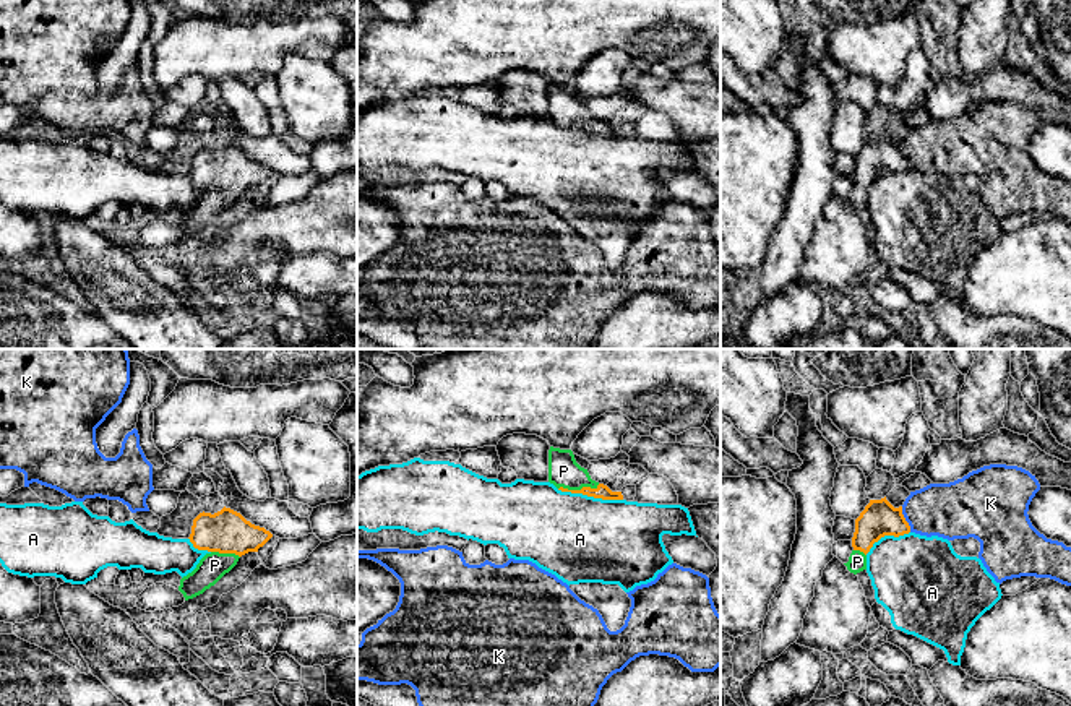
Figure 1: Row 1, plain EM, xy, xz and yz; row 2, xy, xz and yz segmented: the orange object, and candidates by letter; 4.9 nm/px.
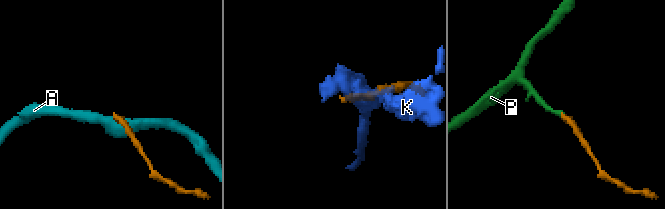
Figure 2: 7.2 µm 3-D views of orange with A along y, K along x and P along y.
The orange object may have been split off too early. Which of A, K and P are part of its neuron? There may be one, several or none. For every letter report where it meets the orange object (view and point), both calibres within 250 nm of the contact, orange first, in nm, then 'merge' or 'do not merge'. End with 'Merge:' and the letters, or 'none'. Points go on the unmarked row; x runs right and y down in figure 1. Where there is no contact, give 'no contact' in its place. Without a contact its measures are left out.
A: meets orange in xz at (589, 132); 70 nm thick on the orange side, 440 nm on the other; do not merge
K: meets orange in yz at (904, 156); 180 nm thick on the orange side, 280 nm on the other; do not merge
P: meets orange in xz at (578, 127); 70 nm thick on the orange side, 160 nm on the other; merge
Merge: P

